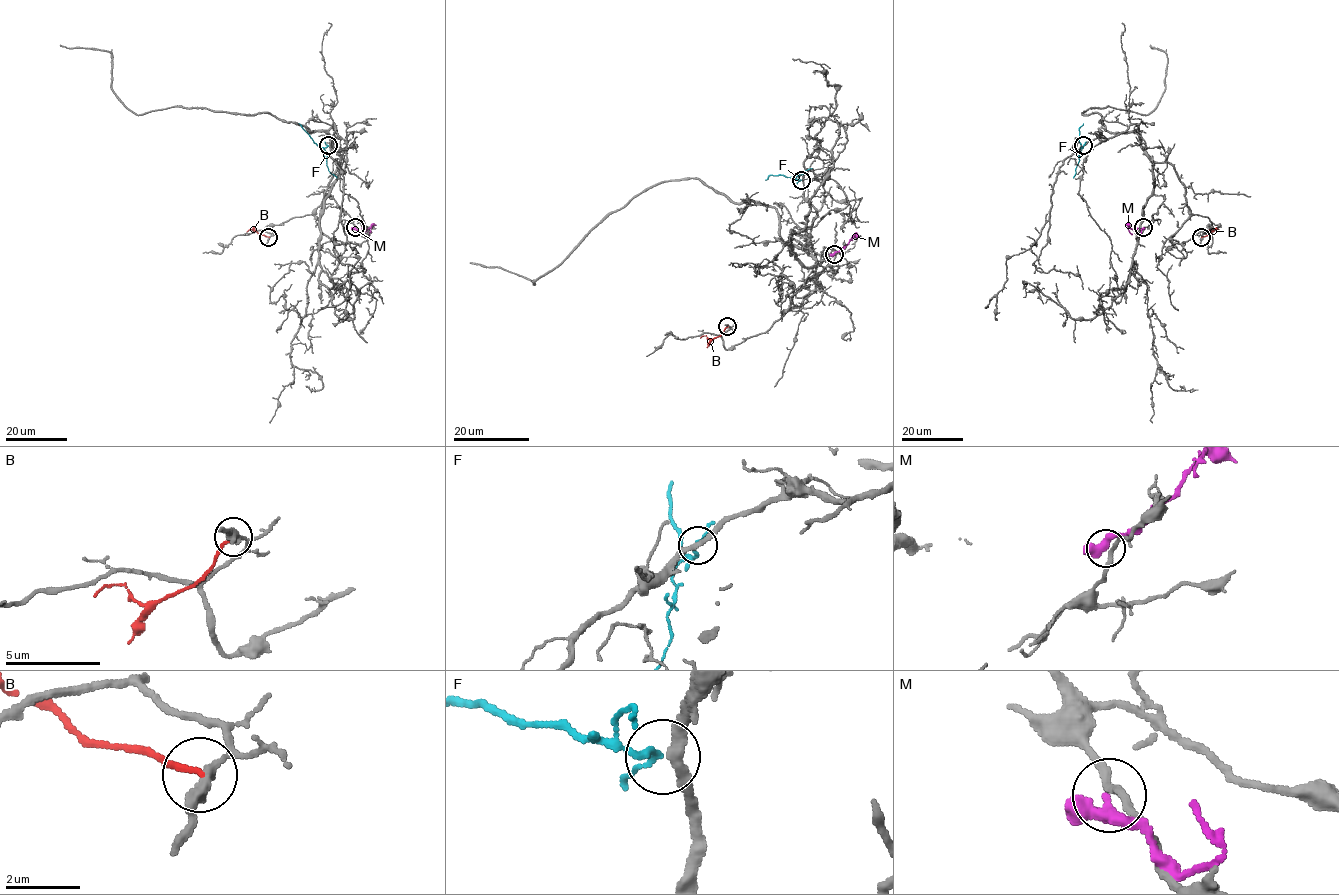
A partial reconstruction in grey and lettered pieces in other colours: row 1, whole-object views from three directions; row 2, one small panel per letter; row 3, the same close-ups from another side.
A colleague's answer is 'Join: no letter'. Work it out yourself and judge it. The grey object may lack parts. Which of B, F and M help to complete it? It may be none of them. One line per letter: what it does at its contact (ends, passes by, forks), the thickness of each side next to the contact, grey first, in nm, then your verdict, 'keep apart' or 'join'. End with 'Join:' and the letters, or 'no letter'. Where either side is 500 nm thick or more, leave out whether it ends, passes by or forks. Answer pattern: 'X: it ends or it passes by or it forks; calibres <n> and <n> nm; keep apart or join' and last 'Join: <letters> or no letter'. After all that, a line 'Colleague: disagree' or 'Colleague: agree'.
B: it ends; calibres 340 and 170 nm; keep apart
F: it passes by; calibres 280 and 140 nm; join
M: it passes by; calibres 190 and 340 nm; keep apart
Join: F
Colleague: disagree

